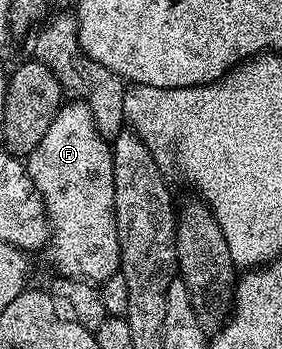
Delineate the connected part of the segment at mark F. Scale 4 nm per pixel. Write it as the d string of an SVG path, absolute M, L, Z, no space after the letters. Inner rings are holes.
M70 100L62 104L55 115L47 135L43 135L39 147L27 158L29 177L45 204L45 213L49 216L49 243L47 254L53 260L56 272L62 277L78 277L81 281L101 283L120 270L121 244L117 238L117 220L109 217L109 193L115 195L113 178L113 147L99 131L91 109L85 101Z

